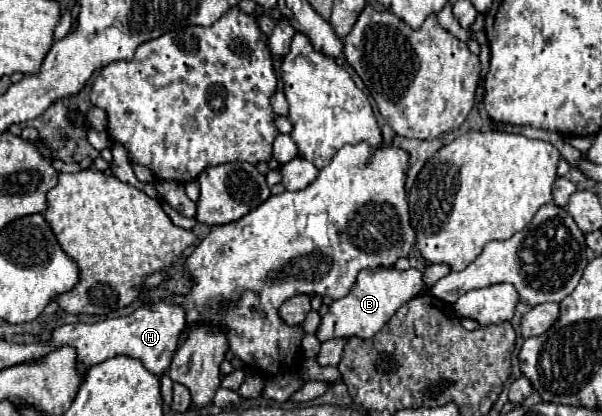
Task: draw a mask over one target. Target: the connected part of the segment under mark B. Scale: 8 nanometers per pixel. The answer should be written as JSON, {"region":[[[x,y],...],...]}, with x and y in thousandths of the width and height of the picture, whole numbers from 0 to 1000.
{"region":[[[656,642],[650,647],[603,647],[593,666],[593,685],[583,695],[580,709],[570,719],[560,719],[547,733],[547,748],[533,767],[533,786],[527,796],[530,820],[543,820],[550,810],[620,810],[653,757],[656,748],[673,733],[679,719],[693,714],[703,695],[709,695],[703,675],[703,651],[696,647],[676,647],[663,651]]]}

